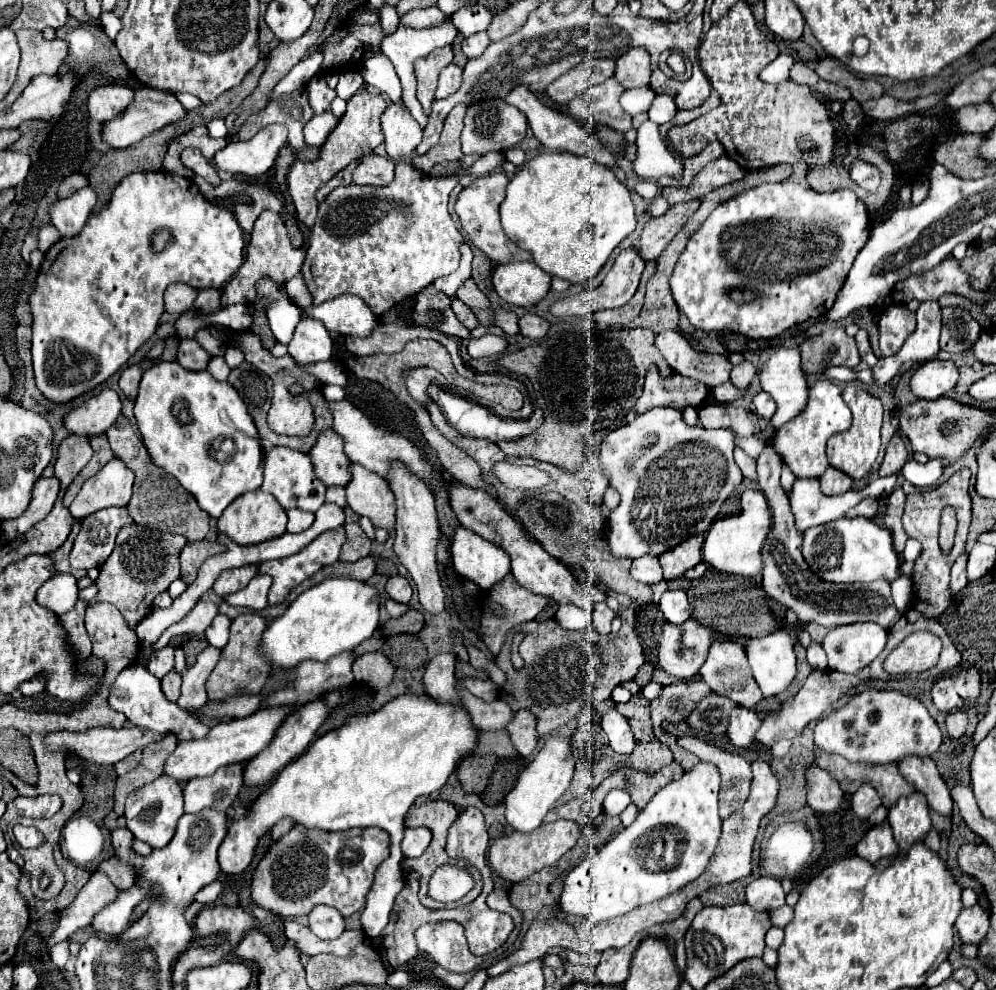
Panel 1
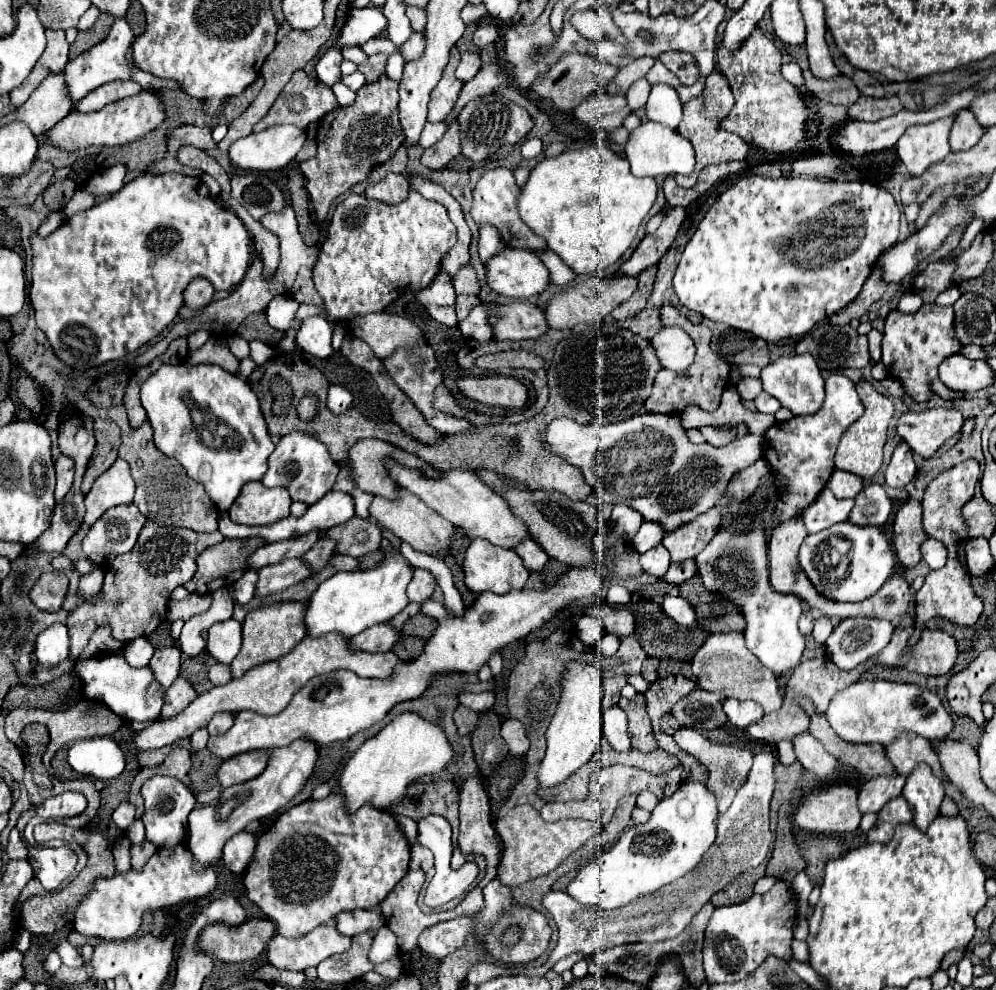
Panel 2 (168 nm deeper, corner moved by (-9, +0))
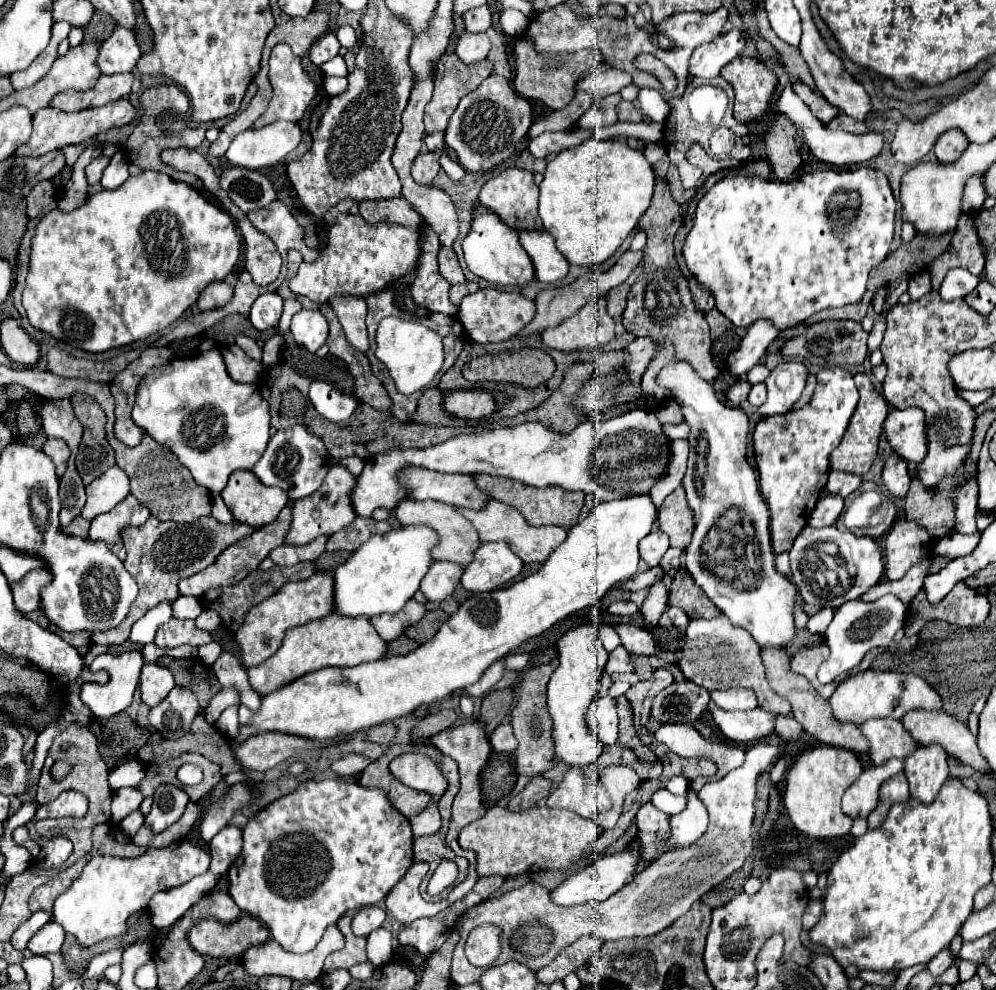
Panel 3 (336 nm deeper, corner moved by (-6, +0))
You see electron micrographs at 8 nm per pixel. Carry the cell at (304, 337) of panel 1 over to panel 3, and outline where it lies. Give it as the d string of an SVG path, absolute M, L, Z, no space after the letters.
M303 309L291 319L291 333L299 347L315 353L327 339L327 321L319 311Z

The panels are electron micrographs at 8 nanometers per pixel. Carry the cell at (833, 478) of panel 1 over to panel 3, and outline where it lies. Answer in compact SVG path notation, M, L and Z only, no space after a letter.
M831 471L829 473L829 481L827 481L827 491L831 495L841 495L847 497L853 491L857 491L861 487L861 477L857 475L849 475L843 471Z

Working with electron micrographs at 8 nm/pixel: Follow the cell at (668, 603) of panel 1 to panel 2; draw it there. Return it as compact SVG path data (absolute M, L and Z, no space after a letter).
M666 595L666 597L664 597L664 605L662 605L662 607L664 607L664 613L666 613L668 617L672 617L678 625L688 627L688 625L692 625L692 623L696 621L692 607L690 607L690 605L688 605L688 601L686 601L686 599L682 599L682 597Z

